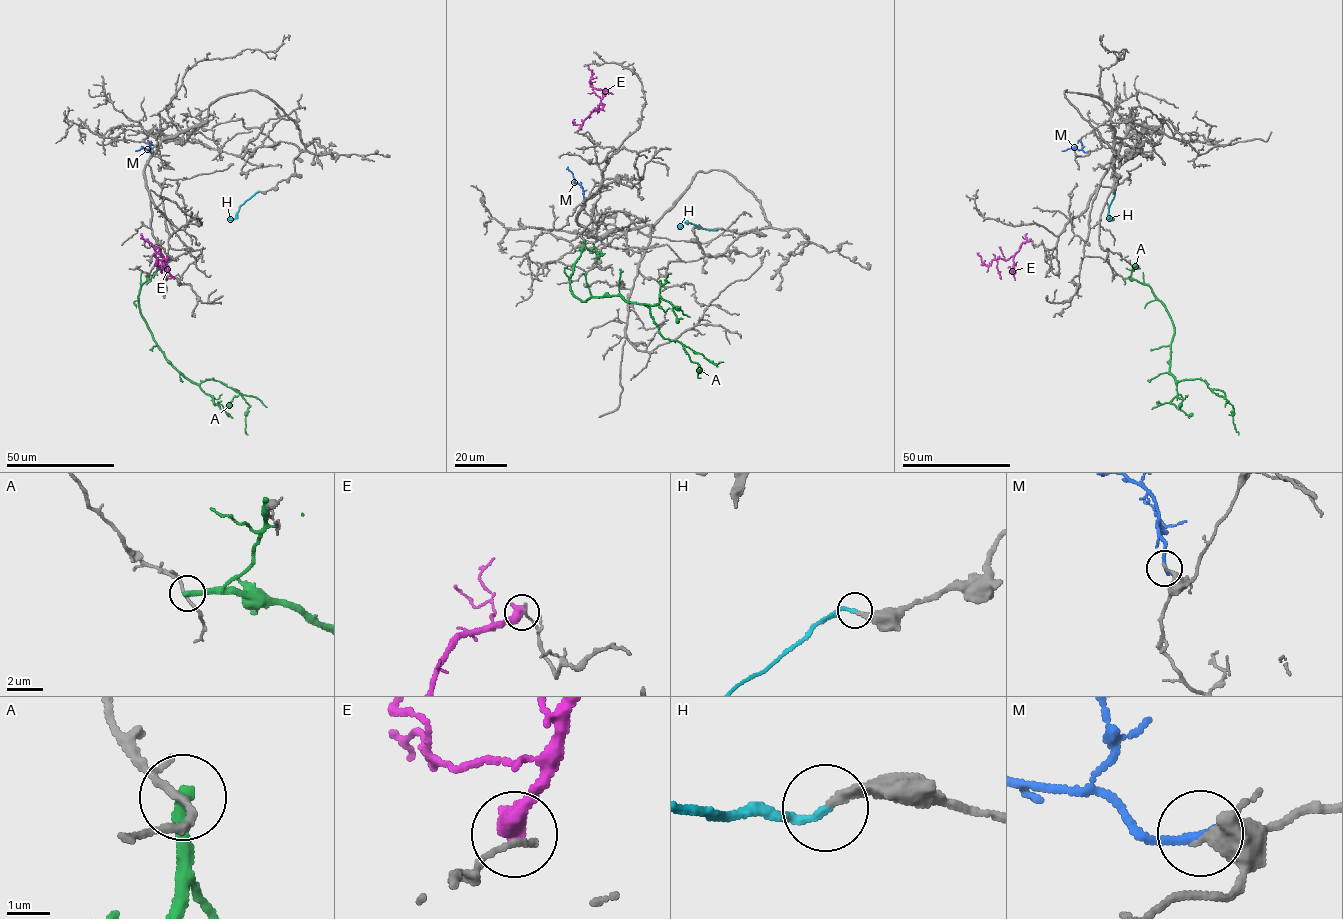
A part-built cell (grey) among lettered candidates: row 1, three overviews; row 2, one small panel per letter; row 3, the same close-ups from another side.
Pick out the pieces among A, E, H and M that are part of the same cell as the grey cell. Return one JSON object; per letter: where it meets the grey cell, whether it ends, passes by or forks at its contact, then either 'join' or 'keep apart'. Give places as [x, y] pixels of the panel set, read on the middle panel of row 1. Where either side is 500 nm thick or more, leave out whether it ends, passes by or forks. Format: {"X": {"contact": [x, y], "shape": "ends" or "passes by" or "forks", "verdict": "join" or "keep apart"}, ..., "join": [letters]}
{"A": {"contact": [584, 240], "shape": "ends", "verdict": "keep apart"}, "E": {"contact": [580, 129], "verdict": "keep apart"}, "H": {"contact": [716, 229], "shape": "ends", "verdict": "join"}, "M": {"contact": [583, 197], "shape": "ends", "verdict": "keep apart"}, "join": ["H"]}

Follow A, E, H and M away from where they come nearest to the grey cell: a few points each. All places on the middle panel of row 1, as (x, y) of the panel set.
A: (584, 240), (571, 291), (583, 301), (619, 295), (644, 304), (659, 332), (698, 363), (700, 377)
E: (580, 129), (583, 121), (598, 108), (603, 91), (592, 86), (589, 81), (592, 70), (588, 67)
H: (715, 230), (705, 230), (685, 222), (678, 229)
M: (583, 196), (583, 187), (575, 182), (568, 166)

